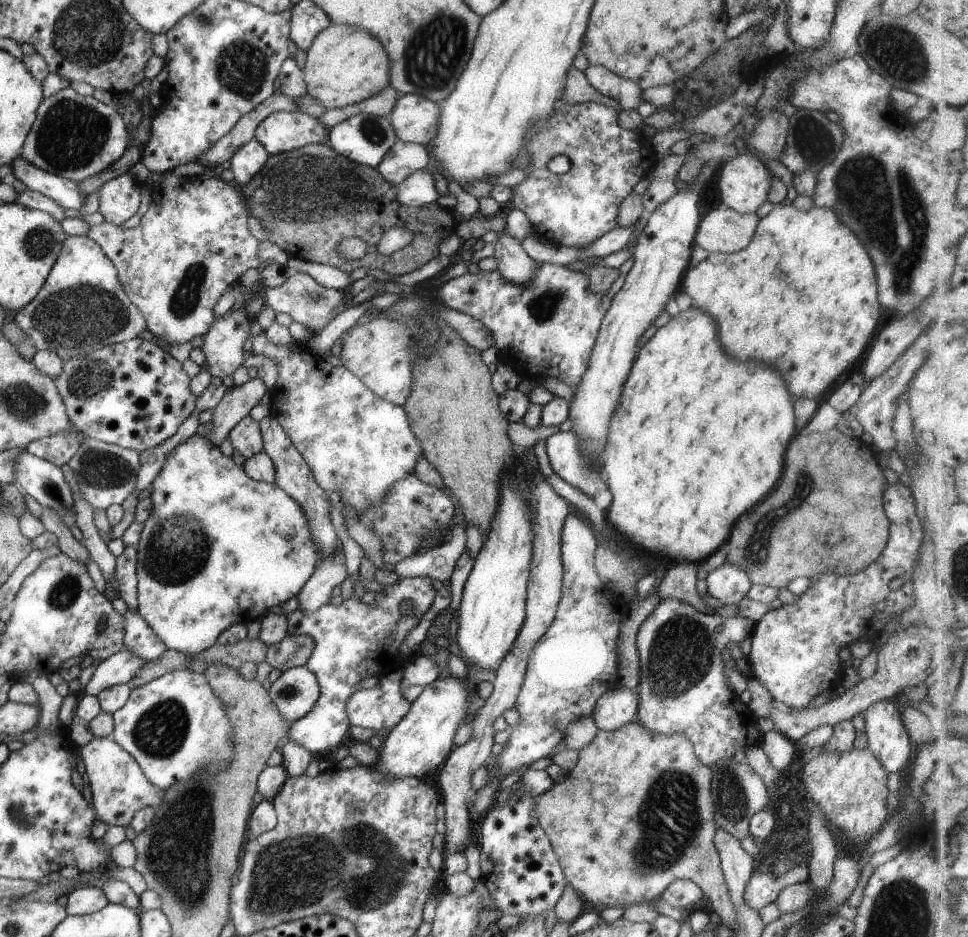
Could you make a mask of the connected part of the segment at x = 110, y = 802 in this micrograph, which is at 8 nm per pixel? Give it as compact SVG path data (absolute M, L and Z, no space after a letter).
M93 737L85 746L80 747L79 756L83 762L88 785L91 791L91 806L95 819L108 825L127 826L133 814L146 806L161 806L165 789L153 786L143 776L139 765L111 737Z

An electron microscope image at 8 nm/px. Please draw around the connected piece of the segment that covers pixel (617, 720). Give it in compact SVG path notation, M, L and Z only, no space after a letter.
M615 686L605 690L591 712L591 718L598 730L611 732L631 722L637 712L637 693L635 690Z

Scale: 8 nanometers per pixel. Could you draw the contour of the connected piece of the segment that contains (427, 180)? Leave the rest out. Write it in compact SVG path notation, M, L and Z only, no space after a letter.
M419 169L403 178L395 185L395 200L401 206L420 207L431 204L439 195L435 190L435 184L427 169Z

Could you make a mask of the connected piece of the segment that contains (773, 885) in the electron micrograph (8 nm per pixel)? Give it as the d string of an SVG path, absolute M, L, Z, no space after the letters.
M792 866L785 874L773 876L771 872L752 872L743 889L743 902L755 912L777 898L781 889L807 880L807 866Z

